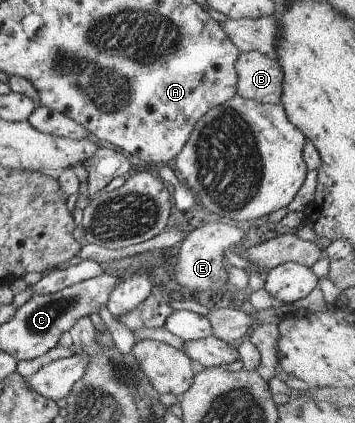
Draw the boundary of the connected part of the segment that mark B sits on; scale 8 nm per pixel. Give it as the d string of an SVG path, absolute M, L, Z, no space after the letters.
M259 51L242 52L235 63L237 93L264 104L280 104L283 69L275 56Z

